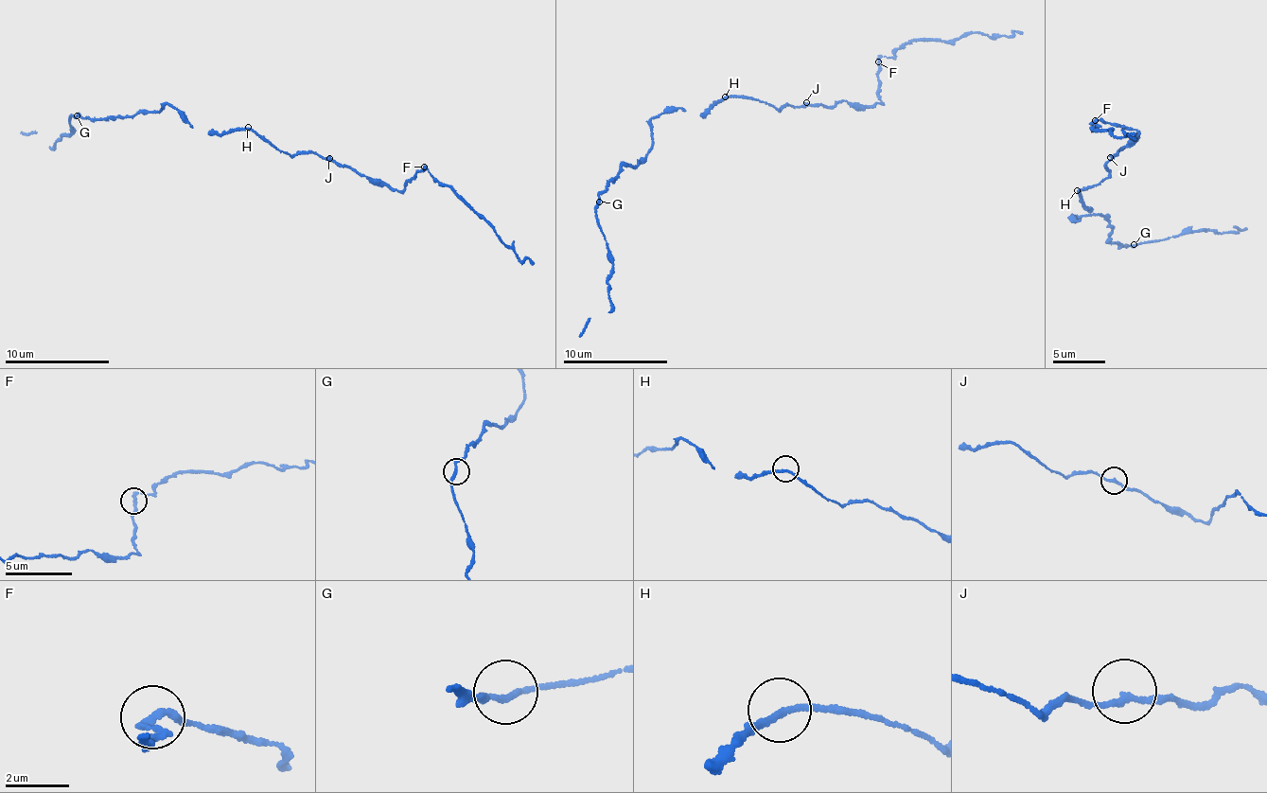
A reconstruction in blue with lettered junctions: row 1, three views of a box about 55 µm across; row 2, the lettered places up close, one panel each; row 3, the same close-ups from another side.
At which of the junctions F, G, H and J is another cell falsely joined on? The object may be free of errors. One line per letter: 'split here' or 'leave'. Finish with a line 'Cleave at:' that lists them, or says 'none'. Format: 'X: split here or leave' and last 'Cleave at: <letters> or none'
F: leave
G: leave
H: leave
J: leave
Cleave at: none

